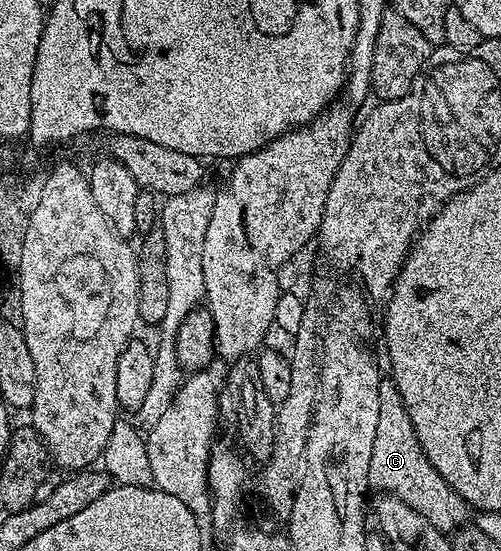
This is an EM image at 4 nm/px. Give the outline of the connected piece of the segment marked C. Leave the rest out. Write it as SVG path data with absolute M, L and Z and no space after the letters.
M392 378L382 379L379 386L379 423L375 429L375 446L371 446L371 466L369 467L369 482L374 489L399 498L411 506L411 510L419 510L431 526L442 530L456 530L466 523L471 516L469 503L443 480L443 474L431 466L427 454L423 454L423 446L419 446L419 438L415 434L415 426L411 426L411 414L407 414L407 406L399 396L399 390Z

